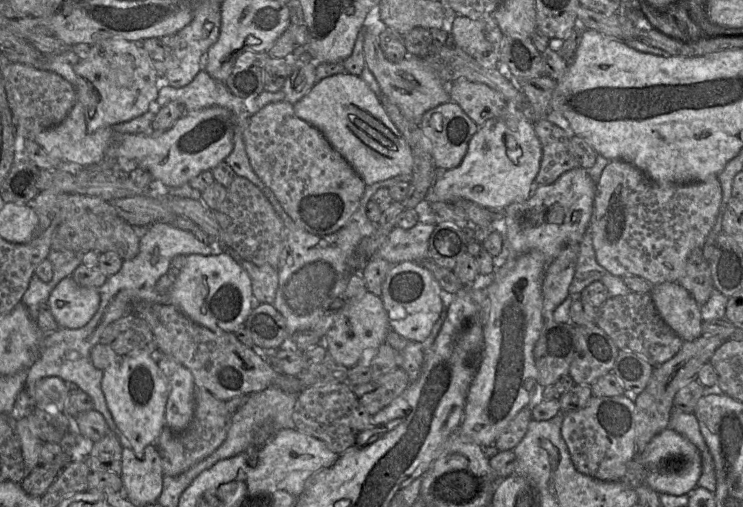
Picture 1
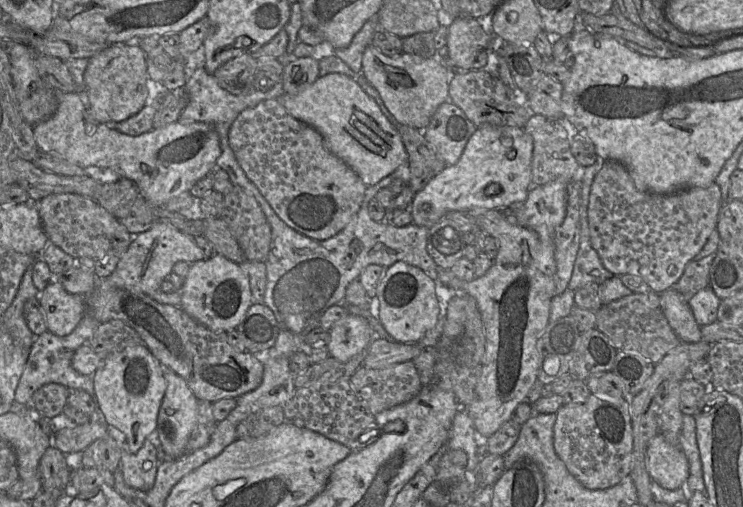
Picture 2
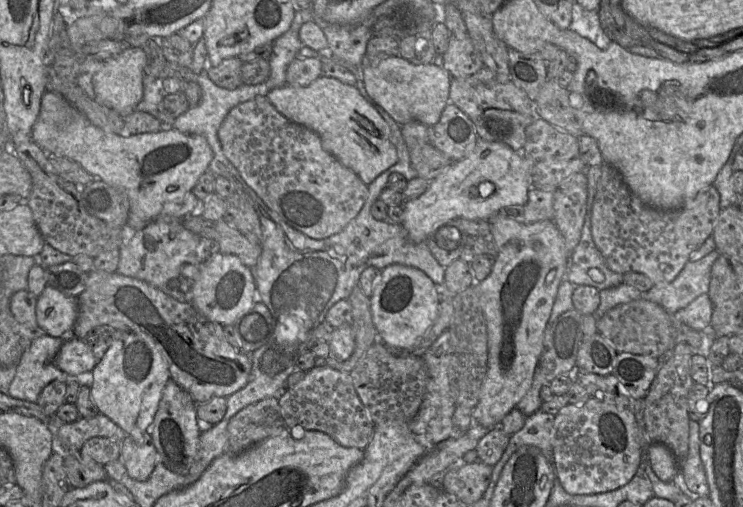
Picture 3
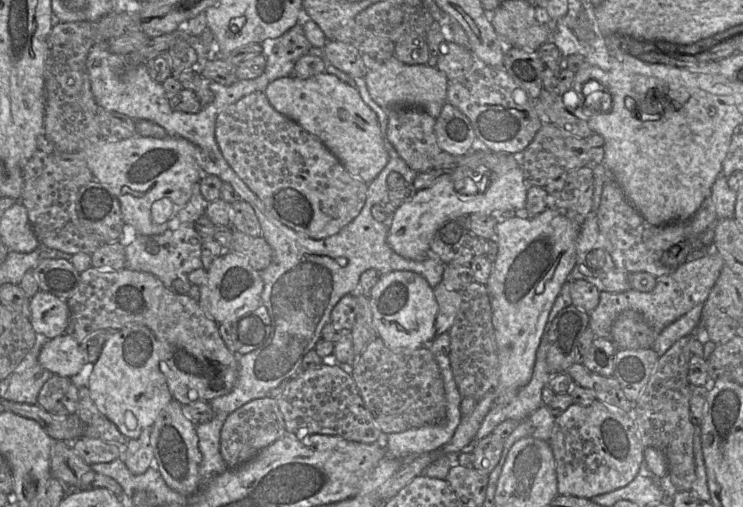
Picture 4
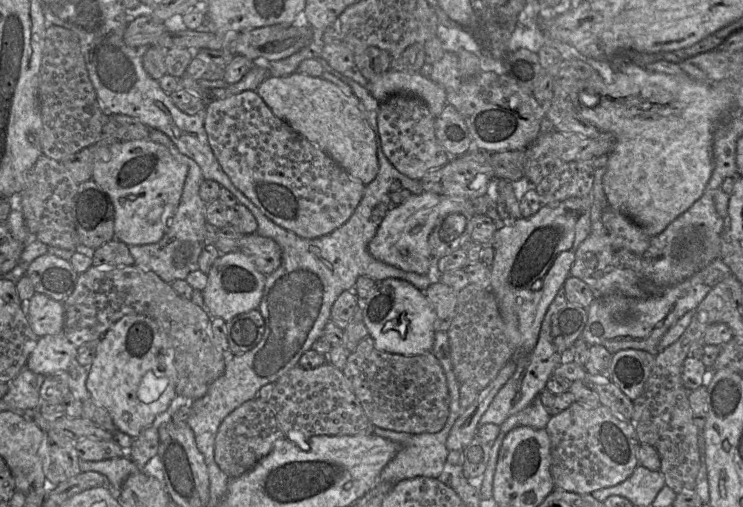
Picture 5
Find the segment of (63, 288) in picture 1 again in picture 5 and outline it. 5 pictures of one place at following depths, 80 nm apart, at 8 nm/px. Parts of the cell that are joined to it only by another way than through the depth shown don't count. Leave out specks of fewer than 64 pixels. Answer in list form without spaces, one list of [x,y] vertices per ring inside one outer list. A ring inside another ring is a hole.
[[[35,293],[26,303],[26,315],[33,332],[39,338],[57,335],[63,331],[65,319],[63,302]]]

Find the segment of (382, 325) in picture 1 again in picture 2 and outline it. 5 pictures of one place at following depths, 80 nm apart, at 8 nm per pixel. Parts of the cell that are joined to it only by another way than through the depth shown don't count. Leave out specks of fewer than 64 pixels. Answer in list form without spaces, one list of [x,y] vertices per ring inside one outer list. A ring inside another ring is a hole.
[[[350,313],[339,320],[329,333],[330,339],[327,344],[329,354],[341,363],[348,362],[367,349],[376,337],[365,318]]]

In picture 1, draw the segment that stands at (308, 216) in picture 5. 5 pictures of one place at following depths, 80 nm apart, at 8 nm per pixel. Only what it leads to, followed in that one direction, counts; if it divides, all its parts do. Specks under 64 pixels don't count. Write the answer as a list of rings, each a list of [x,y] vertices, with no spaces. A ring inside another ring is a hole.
[[[273,102],[260,109],[250,118],[243,140],[256,175],[274,193],[293,222],[307,232],[319,236],[332,234],[344,226],[358,209],[366,184],[318,129],[296,116],[289,102]]]

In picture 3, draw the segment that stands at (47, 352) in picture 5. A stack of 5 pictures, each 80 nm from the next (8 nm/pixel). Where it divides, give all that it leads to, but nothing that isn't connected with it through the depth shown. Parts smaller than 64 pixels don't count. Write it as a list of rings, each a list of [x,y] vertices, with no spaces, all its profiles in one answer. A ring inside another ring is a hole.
[[[74,337],[63,343],[55,363],[65,373],[76,376],[93,371],[98,362],[84,341]]]

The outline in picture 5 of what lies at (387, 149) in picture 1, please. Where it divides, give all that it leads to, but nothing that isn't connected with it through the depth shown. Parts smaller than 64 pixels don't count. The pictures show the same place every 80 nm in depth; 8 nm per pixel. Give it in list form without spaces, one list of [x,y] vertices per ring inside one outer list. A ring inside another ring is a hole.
[[[299,71],[283,77],[267,77],[256,92],[273,114],[297,134],[326,153],[350,176],[364,185],[373,181],[379,170],[378,137],[368,122],[359,99],[347,95],[335,83]]]

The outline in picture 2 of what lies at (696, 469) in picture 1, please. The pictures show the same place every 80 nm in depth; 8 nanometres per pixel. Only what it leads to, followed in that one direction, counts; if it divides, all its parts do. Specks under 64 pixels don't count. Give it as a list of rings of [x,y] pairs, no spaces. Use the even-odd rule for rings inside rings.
[[[660,433],[649,442],[647,469],[651,479],[668,490],[682,487],[689,476],[689,463],[683,450]]]

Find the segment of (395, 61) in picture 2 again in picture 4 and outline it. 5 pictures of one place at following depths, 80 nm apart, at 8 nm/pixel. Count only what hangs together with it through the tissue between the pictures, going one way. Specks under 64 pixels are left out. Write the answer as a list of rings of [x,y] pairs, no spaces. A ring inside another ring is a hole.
[[[391,57],[376,69],[367,71],[365,82],[375,102],[385,110],[397,107],[417,107],[437,119],[447,102],[449,80],[438,68],[426,65],[407,65]]]

